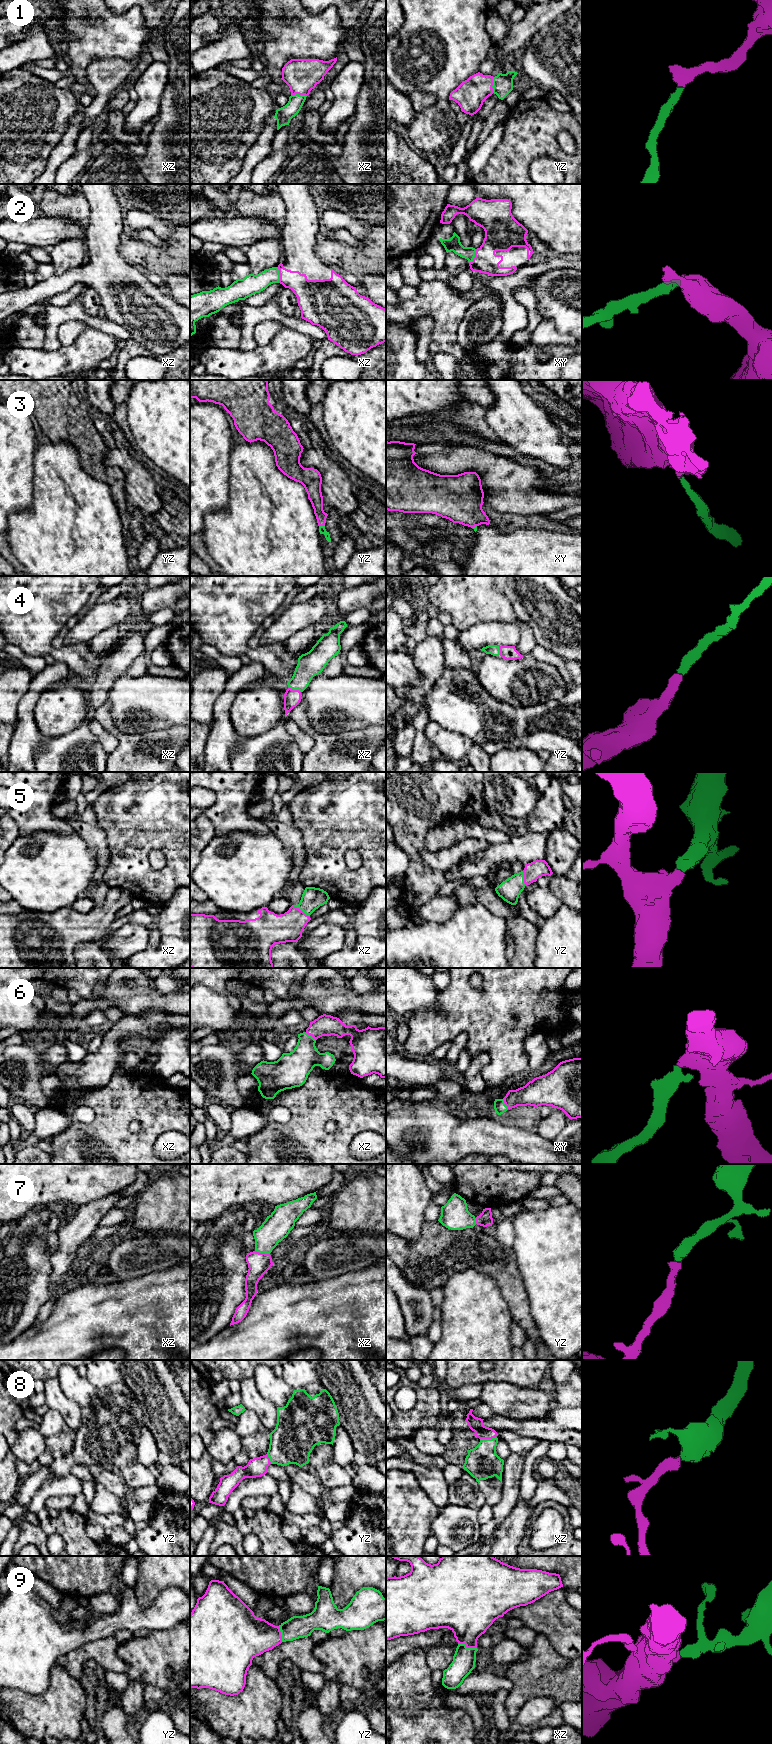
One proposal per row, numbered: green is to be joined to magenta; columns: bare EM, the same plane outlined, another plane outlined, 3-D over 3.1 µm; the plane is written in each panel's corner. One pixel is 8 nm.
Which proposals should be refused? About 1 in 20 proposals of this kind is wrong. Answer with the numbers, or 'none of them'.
none of them

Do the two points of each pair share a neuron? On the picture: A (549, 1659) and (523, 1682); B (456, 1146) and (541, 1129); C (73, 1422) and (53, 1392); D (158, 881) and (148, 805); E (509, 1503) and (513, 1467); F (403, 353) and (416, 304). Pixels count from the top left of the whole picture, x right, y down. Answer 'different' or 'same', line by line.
A: same
B: different
C: same
D: same
E: same
F: different

